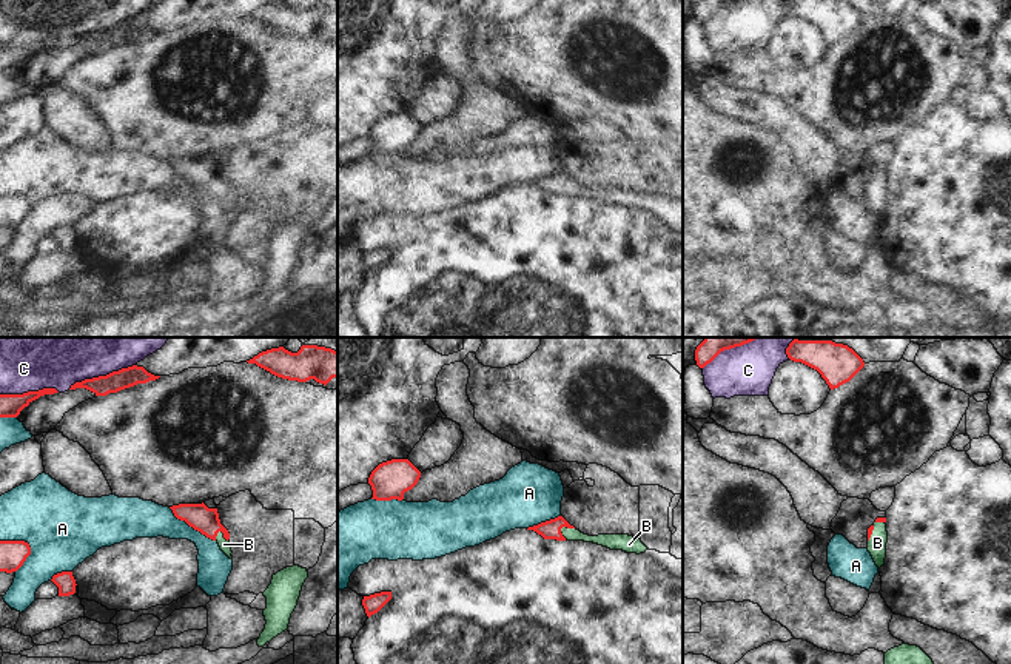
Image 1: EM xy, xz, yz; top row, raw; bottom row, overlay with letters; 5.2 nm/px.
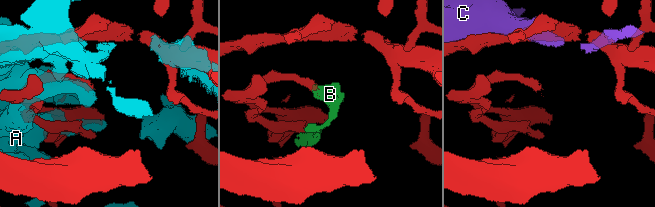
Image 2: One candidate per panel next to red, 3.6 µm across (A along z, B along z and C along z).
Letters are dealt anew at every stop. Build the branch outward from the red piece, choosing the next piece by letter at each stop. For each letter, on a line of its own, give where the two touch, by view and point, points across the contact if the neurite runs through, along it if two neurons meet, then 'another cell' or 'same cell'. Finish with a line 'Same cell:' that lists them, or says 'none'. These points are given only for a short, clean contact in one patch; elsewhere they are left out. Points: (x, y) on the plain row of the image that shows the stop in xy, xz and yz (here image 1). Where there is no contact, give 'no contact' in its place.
A: contact xy (28, 199); another cell
B: contact xz (566, 181); way xz (550, 184), (566, 181), (578, 191), (611, 196); same cell
C: contact xy (100, 31); another cell
Same cell: B

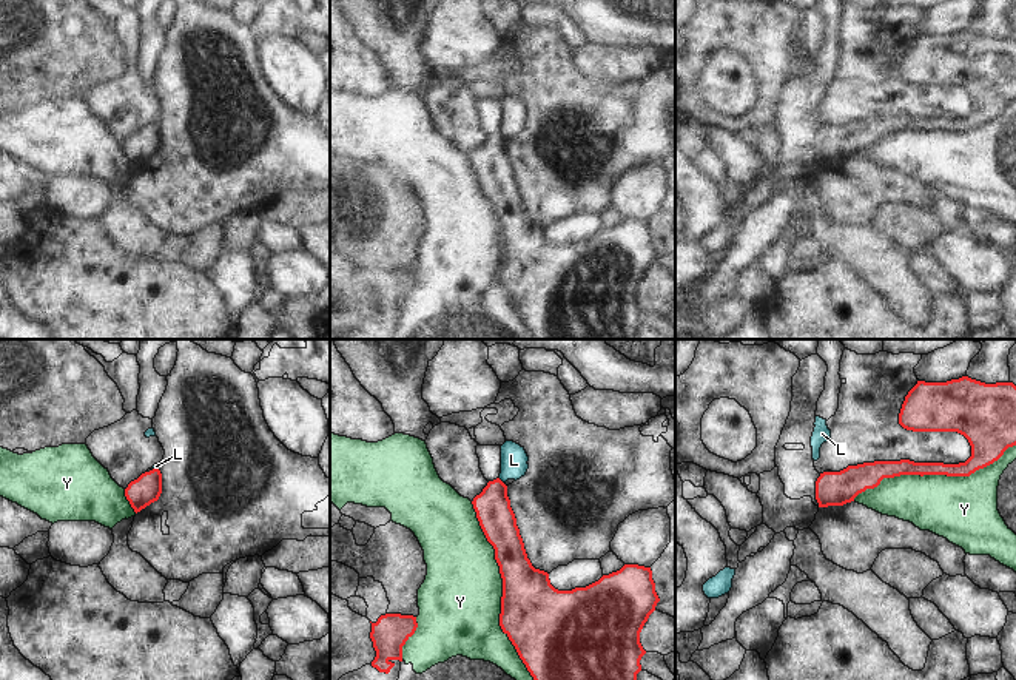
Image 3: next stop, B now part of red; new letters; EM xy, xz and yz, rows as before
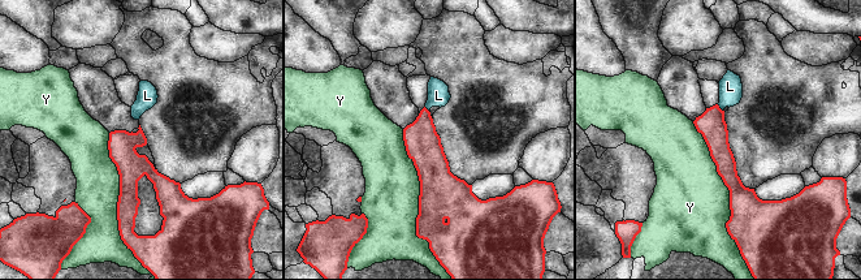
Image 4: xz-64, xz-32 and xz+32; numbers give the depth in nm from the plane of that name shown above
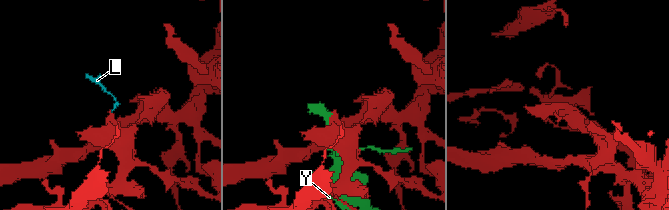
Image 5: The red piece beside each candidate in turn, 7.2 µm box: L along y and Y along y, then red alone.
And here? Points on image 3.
L: contact xz (501, 136); border xz (498, 133), (503, 138); another cell
Y: contact xz (503, 247); another cell
Same cell: none

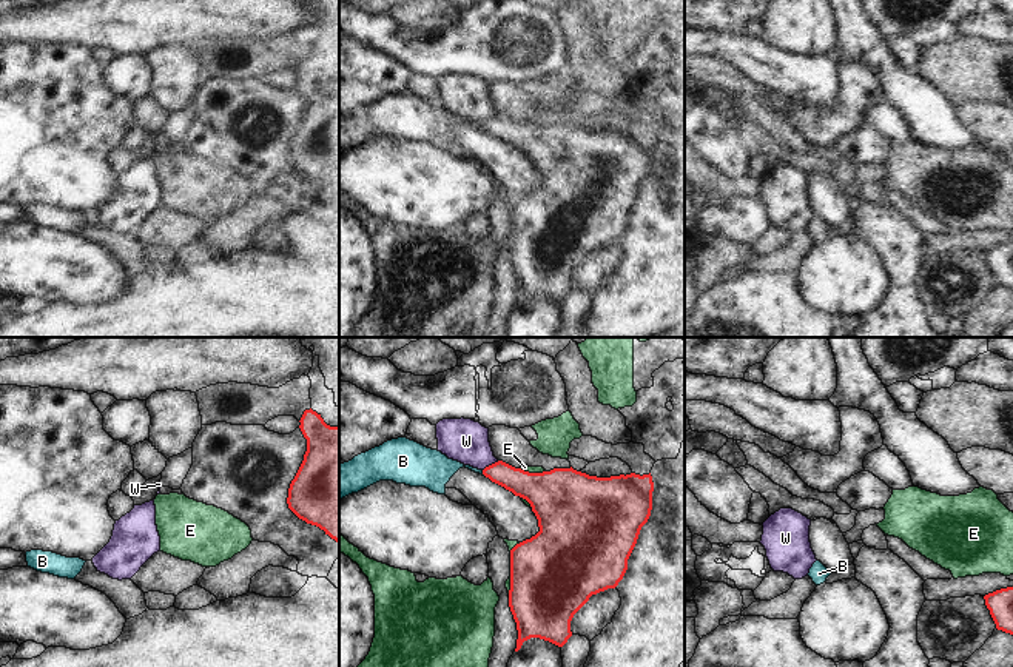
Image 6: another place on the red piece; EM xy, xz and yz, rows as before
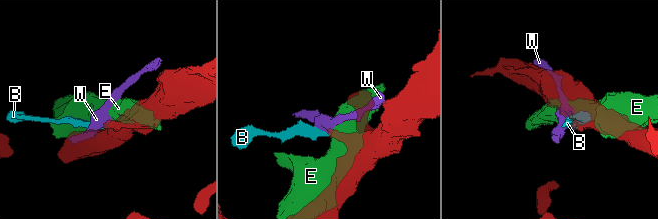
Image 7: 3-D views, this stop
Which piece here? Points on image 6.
B: contact xz (483, 128); way xz (529, 140), (501, 128), (483, 128), (464, 120), (435, 124); same cell
E: contact xz (532, 128); another cell
W: contact xz (492, 119); border xz (498, 116), (483, 125); another cell
Same cell: B

